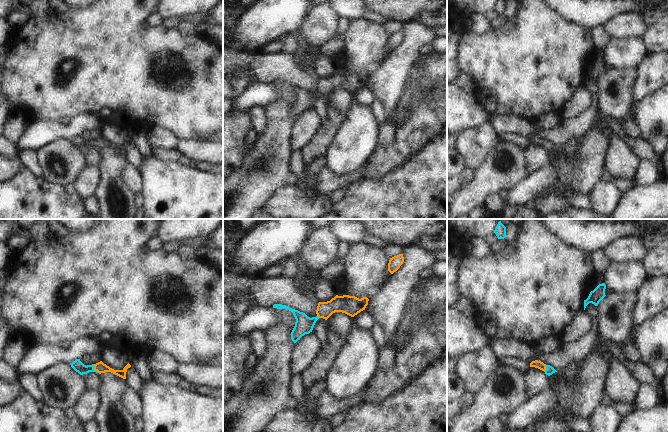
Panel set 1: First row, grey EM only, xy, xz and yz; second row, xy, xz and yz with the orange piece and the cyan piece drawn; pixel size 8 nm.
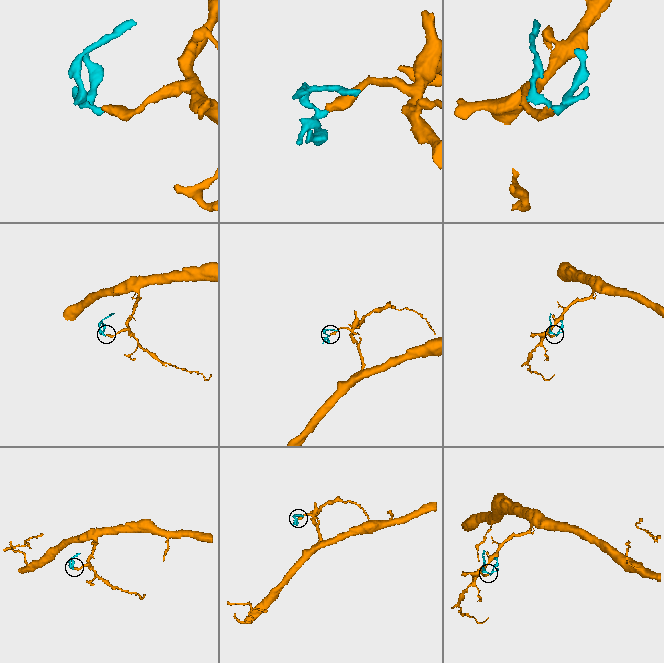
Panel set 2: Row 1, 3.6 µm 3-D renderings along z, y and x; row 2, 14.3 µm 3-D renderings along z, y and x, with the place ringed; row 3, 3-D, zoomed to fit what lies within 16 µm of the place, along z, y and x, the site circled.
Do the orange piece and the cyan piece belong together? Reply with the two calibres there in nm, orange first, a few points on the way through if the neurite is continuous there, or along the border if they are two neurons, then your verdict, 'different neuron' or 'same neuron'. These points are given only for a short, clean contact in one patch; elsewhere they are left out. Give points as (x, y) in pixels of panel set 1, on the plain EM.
90 nm thick on the orange side, 90 nm on the other; runs through xy (100, 143), (94, 145), (80, 144), (77, 141); same neuron

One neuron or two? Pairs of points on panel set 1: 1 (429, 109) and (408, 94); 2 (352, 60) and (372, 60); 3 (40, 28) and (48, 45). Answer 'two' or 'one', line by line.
1: two
2: one
3: one

